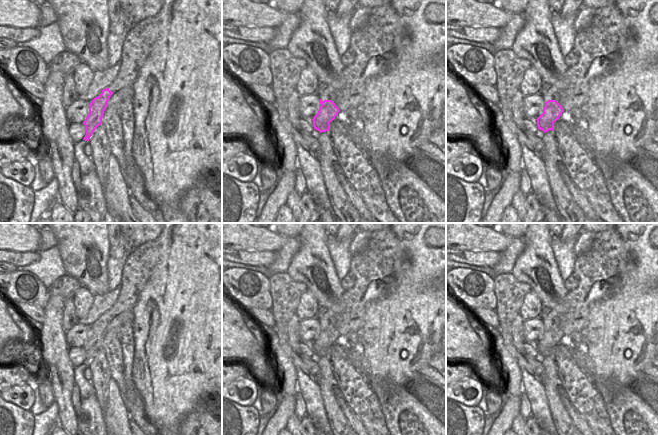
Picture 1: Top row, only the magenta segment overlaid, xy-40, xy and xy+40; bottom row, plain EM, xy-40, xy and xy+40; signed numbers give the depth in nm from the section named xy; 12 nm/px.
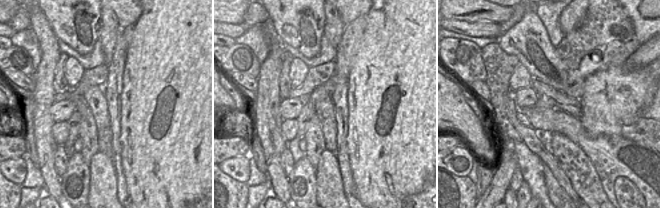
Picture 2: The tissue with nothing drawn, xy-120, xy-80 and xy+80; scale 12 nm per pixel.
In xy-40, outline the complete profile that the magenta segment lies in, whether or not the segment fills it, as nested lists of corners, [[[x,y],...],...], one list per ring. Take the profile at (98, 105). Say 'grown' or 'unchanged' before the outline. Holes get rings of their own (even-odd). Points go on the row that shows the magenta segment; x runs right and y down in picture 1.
grown; [[[160,10],[156,15],[133,24],[130,28],[123,43],[116,79],[90,103],[89,114],[83,122],[86,130],[83,140],[88,142],[95,129],[102,124],[103,113],[107,107],[119,111],[124,100],[133,101],[133,85],[139,69],[146,60],[153,43],[158,39],[162,30],[168,26],[169,14]]]

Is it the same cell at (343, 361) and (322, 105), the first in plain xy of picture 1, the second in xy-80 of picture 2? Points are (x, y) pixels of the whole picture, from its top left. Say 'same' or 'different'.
same

